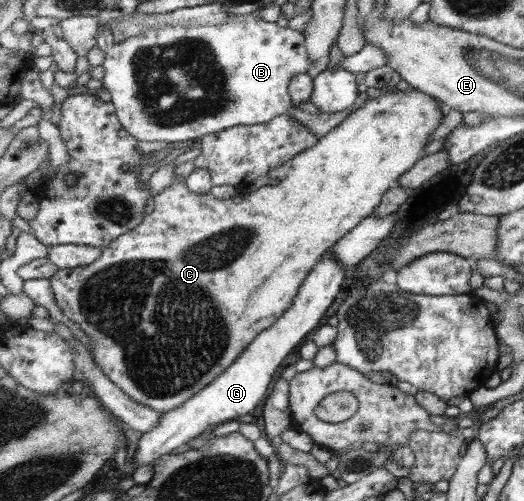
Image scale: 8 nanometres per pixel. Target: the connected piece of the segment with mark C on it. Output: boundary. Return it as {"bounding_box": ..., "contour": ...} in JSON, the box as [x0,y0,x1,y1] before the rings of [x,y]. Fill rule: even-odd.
{"bounding_box":[48,86,445,415],"contour":[[[409,86],[405,91],[385,93],[377,99],[367,99],[363,107],[349,113],[347,118],[327,135],[319,138],[319,141],[316,141],[309,150],[295,155],[282,166],[274,167],[269,171],[268,176],[279,179],[277,185],[265,185],[247,194],[238,193],[227,200],[219,199],[218,196],[210,193],[196,194],[186,186],[184,178],[175,178],[168,187],[165,187],[165,190],[153,196],[152,213],[147,215],[134,231],[129,231],[114,239],[91,265],[59,269],[53,277],[48,279],[55,301],[67,321],[75,321],[81,327],[81,331],[89,335],[91,345],[93,345],[94,360],[117,387],[136,402],[151,407],[160,415],[173,411],[183,405],[183,402],[187,402],[187,399],[194,397],[203,387],[210,385],[227,367],[234,365],[247,346],[262,331],[270,329],[286,313],[287,309],[290,309],[301,289],[301,283],[306,281],[307,275],[318,265],[321,255],[327,253],[331,243],[339,241],[339,238],[349,233],[363,219],[372,216],[381,205],[386,191],[397,186],[397,179],[403,173],[407,173],[424,156],[423,149],[429,145],[431,133],[441,125],[444,113],[445,111],[439,109],[437,98]]]}

